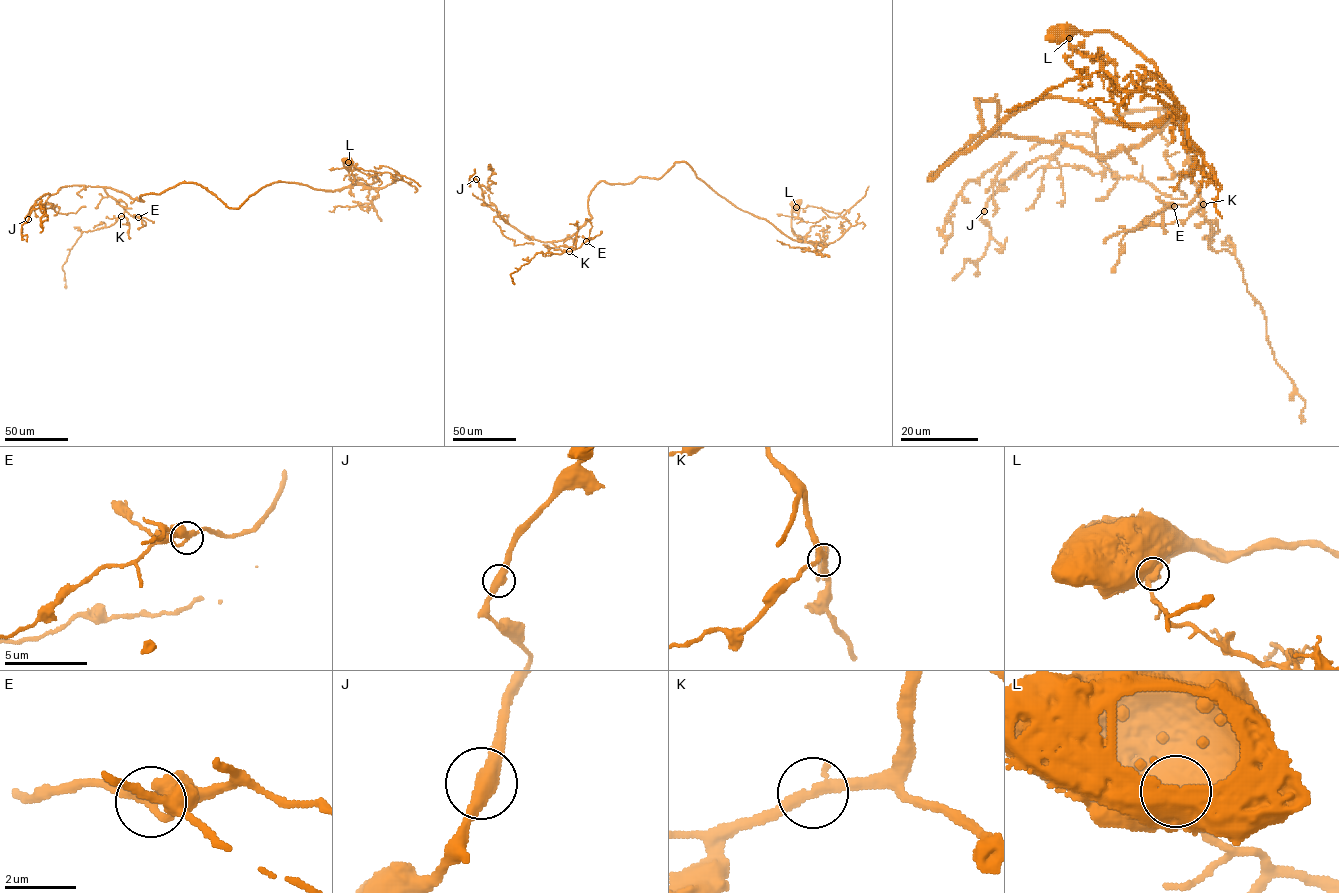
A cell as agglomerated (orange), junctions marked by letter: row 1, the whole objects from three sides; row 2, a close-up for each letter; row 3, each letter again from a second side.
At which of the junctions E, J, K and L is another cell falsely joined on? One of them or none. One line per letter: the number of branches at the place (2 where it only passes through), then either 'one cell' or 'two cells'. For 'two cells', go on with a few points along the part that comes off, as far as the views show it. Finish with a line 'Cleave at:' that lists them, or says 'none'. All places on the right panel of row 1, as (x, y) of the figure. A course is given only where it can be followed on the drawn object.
E: 2 branches meet; one cell
J: 2 branches meet; one cell
K: 2 branches meet; one cell
L: 2 branches meet; two cells; foreign part runs (1069, 38), (1073, 54), (1065, 61), (1074, 68), (1083, 70), (1086, 67), (1089, 81), (1079, 90)
Cleave at: L

